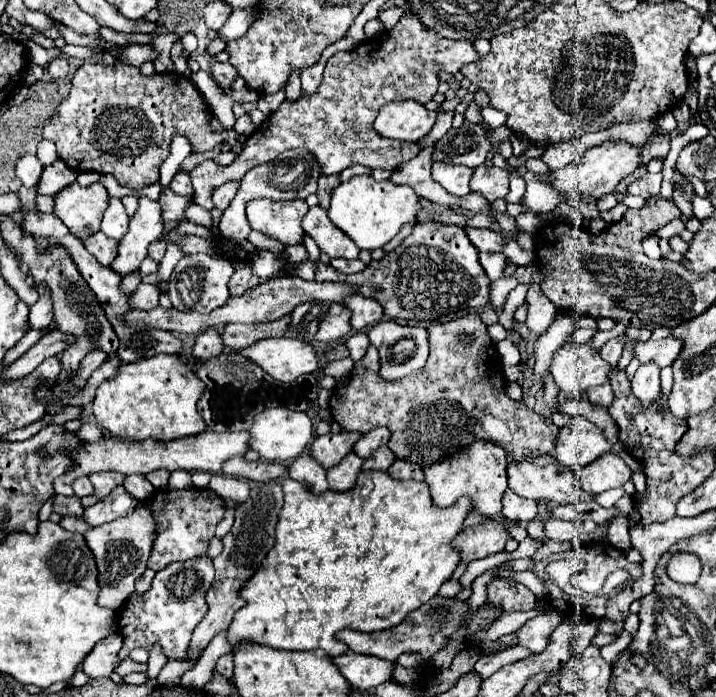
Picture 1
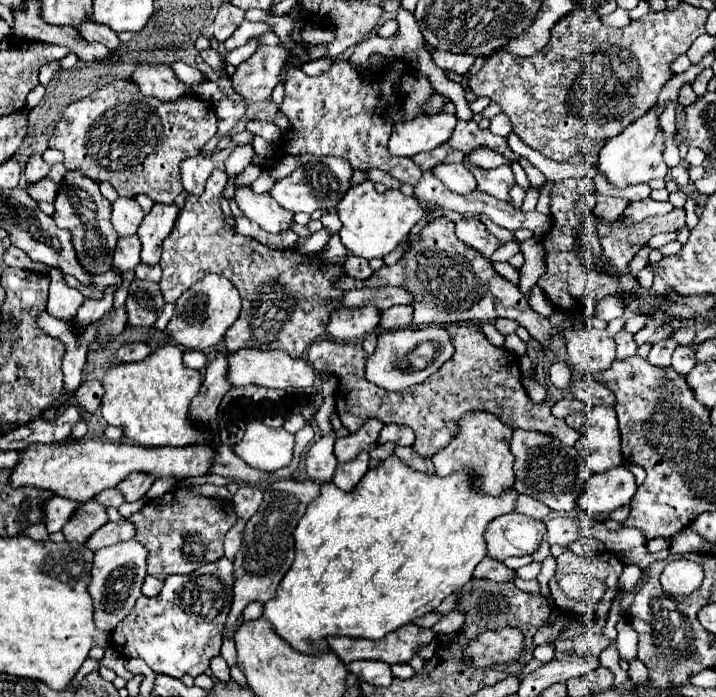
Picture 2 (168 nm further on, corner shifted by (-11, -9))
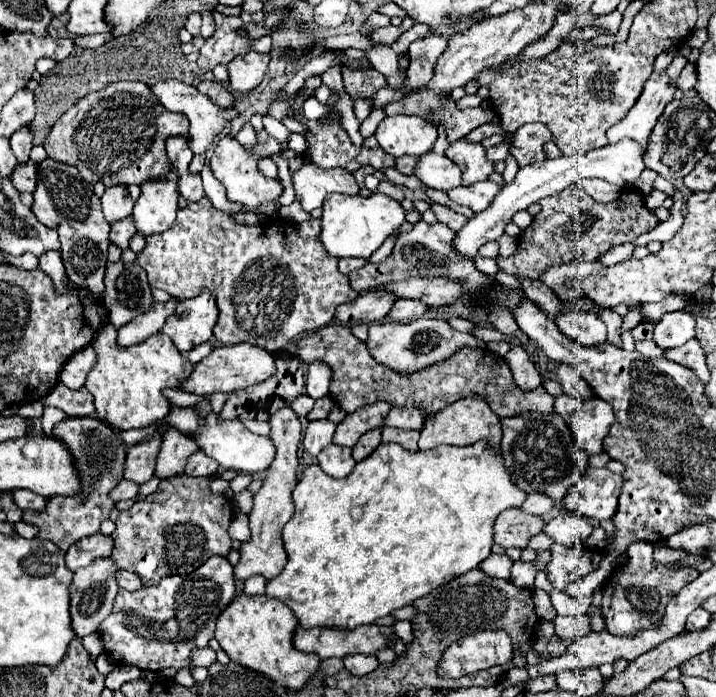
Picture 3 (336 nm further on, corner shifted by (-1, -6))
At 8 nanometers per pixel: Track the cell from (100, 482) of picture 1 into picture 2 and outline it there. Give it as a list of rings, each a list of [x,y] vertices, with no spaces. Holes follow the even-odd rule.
[[[131,474],[131,478],[125,478],[123,482],[119,482],[117,488],[123,492],[127,502],[135,502],[139,498],[145,498],[153,482],[155,478],[151,478],[151,474]]]

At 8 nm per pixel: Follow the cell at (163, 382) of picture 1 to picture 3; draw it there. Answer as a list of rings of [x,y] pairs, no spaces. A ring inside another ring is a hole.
[[[107,321],[97,329],[95,339],[91,341],[97,353],[97,365],[89,371],[85,387],[95,397],[97,419],[113,429],[145,429],[161,423],[171,411],[171,403],[163,391],[177,389],[179,383],[191,375],[193,365],[181,357],[167,335],[155,333],[143,343],[127,349],[117,347],[115,339],[117,331]]]

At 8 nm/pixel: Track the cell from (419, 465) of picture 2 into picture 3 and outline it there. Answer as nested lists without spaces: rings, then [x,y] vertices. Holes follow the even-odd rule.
[[[387,427],[387,429],[383,429],[383,441],[385,443],[397,443],[403,449],[415,453],[417,441],[419,441],[419,431],[393,431],[391,427]]]

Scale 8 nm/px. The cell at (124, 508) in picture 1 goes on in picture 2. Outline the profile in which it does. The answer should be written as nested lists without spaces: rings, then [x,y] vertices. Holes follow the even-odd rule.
[[[121,518],[119,522],[107,522],[105,526],[101,526],[91,538],[89,542],[85,544],[89,550],[97,552],[99,548],[105,548],[105,546],[111,546],[115,542],[123,542],[123,540],[133,540],[135,536],[135,526]]]

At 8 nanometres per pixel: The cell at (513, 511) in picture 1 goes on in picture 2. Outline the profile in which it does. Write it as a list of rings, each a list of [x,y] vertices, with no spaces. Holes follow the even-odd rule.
[[[519,496],[517,506],[515,506],[515,512],[525,514],[525,516],[531,516],[535,520],[543,520],[551,512],[551,508],[545,506],[543,502],[531,498],[531,496]]]

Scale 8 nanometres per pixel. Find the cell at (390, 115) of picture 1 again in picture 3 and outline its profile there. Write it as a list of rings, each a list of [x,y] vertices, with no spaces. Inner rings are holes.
[[[385,117],[377,131],[375,137],[379,141],[379,147],[393,155],[425,155],[431,151],[435,139],[437,139],[437,129],[421,119],[421,117]]]

